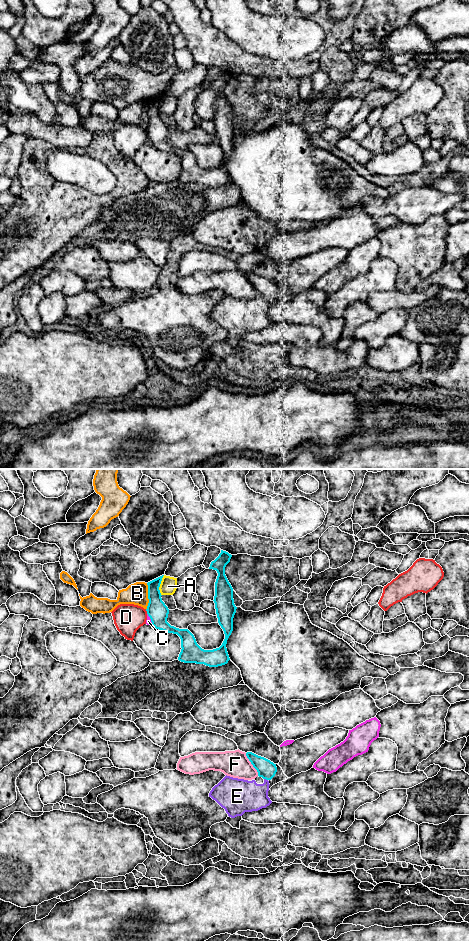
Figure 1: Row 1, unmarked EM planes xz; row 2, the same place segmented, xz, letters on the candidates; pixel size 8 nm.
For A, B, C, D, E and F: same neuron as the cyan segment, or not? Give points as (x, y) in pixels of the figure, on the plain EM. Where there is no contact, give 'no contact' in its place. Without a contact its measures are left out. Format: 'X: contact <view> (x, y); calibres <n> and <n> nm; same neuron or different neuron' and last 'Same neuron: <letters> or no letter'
A: contact xz (159, 105); calibres 160 and 140 nm; different neuron
B: contact xz (148, 116); calibres 160 and 170 nm; different neuron
C: contact xz (150, 138); calibres 160 and 50 nm; different neuron
D: contact xz (146, 130); calibres 160 and 240 nm; different neuron
E: contact xz (266, 299); calibres 150 and 260 nm; same neuron
F: contact xz (251, 283); calibres 150 and 220 nm; different neuron
Same neuron: E

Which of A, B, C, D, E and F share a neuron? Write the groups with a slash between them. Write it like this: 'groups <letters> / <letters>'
groups A / B C / D / E / F

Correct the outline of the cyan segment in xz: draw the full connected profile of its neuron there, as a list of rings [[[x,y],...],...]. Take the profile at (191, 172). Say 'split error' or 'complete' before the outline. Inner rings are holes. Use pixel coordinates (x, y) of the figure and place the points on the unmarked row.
complete; [[[221,70],[219,76],[211,82],[209,87],[209,89],[216,90],[218,93],[213,121],[215,123],[218,143],[225,154],[222,165],[213,170],[202,169],[188,149],[179,149],[167,142],[169,129],[162,121],[162,115],[159,110],[164,95],[147,103],[149,119],[146,129],[147,134],[156,149],[177,154],[180,157],[182,169],[178,180],[181,182],[218,187],[227,184],[230,180],[226,164],[233,151],[233,138],[237,129],[233,119],[233,108],[225,95],[225,87],[230,82],[231,77],[231,74]]]

